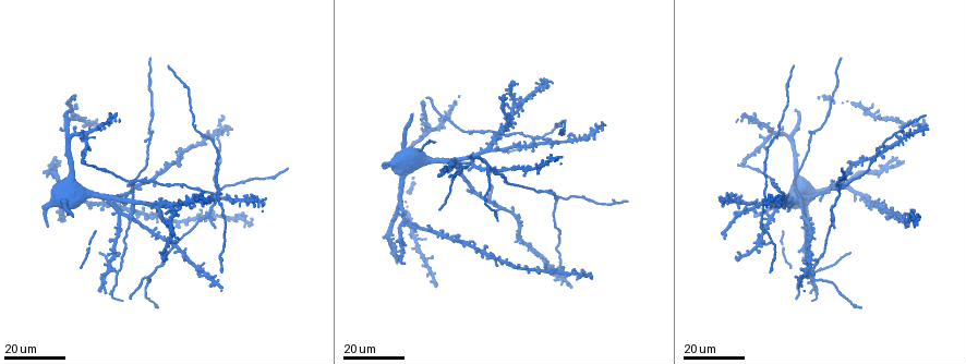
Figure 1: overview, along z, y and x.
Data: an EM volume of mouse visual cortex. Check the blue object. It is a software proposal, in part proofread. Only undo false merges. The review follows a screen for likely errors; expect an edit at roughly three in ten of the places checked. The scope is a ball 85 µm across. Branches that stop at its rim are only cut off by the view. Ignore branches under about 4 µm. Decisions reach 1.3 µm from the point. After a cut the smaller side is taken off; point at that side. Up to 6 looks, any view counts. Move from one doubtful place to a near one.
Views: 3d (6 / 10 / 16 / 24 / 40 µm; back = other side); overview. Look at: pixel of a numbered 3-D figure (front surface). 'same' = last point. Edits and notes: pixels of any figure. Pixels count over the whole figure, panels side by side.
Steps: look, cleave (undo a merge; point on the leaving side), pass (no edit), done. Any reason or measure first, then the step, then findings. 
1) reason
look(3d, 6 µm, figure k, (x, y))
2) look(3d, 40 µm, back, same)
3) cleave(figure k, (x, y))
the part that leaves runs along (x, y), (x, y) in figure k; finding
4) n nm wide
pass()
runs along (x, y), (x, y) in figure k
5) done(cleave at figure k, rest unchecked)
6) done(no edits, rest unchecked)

arms part here
look(3d, 16 µm, figure 1, (109, 264))

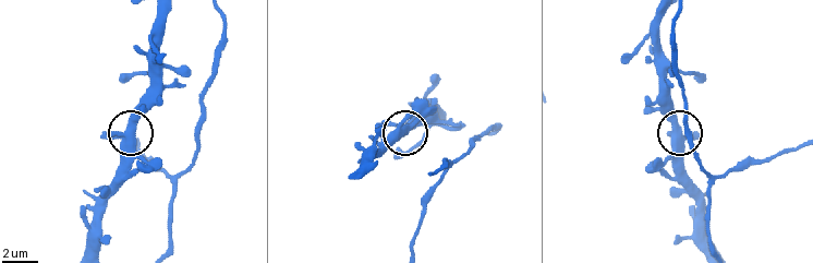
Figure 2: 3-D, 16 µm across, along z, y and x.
zoom in
look(3d, 6 µm, figure 2, (119, 135))

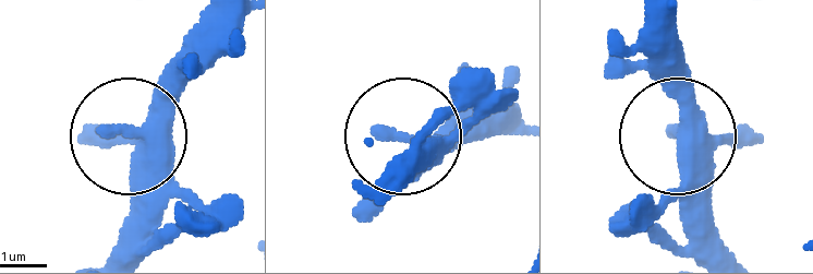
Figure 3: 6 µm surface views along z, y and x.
3 arms
pass()
one neuron here

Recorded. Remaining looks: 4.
looks like a crossing
look(3d, 24 µm, figure 1, (804, 218))

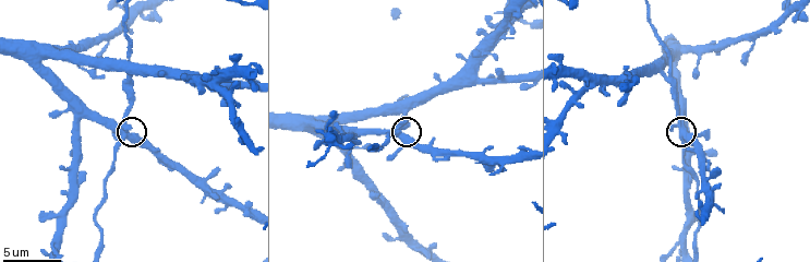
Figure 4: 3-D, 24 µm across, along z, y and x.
look(3d, 6 µm, figure 4, (398, 135))

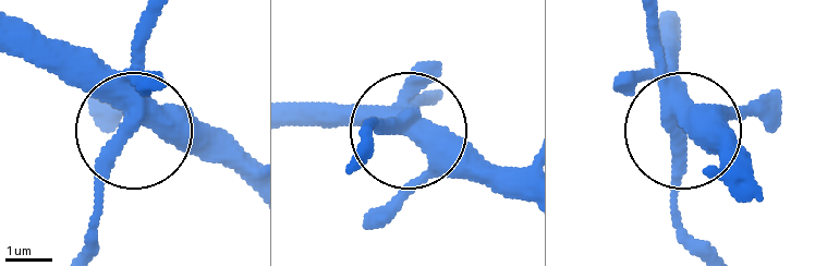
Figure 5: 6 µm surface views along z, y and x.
look(3d, 6 µm, back, figure 5, (416, 133))

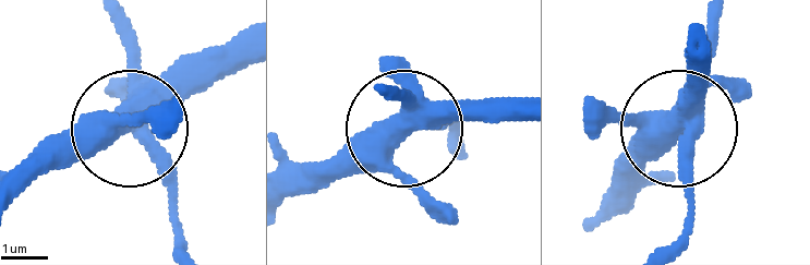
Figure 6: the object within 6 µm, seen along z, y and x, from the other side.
side arm 37 µm
pass()
one neuron here

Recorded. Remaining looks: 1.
done(no edits, rest unchecked)

